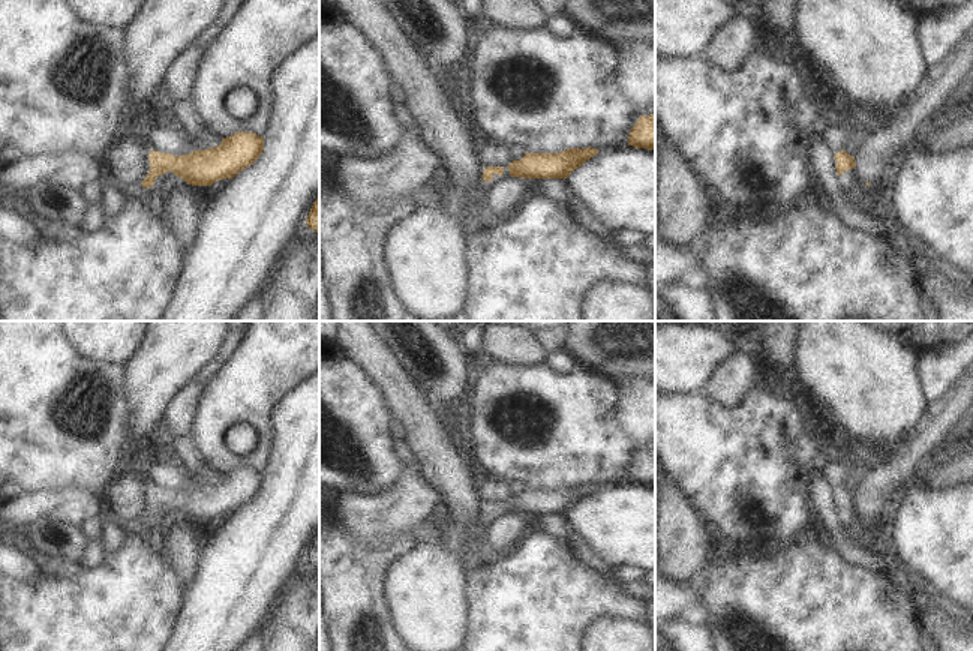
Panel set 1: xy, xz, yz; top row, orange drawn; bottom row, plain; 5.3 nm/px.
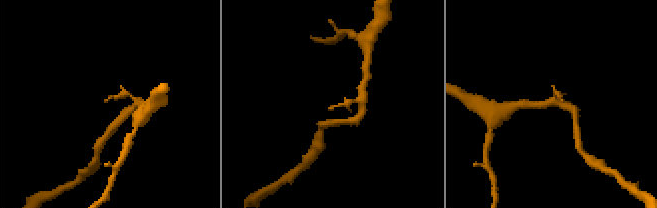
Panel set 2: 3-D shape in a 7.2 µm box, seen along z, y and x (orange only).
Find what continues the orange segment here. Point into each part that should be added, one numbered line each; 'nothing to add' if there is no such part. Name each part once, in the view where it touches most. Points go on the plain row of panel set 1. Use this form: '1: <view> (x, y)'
1: xz (487, 522)

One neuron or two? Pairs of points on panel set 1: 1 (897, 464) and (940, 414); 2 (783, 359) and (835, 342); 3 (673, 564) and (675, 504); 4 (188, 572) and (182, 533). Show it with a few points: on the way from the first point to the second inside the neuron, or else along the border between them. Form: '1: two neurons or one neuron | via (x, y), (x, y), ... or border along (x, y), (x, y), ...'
1: one neuron | via (909, 453), (936, 426)
2: two neurons | border along (798, 336), (795, 365)
3: one neuron | via (675, 549), (675, 519)
4: one neuron | via (188, 563), (183, 542)

